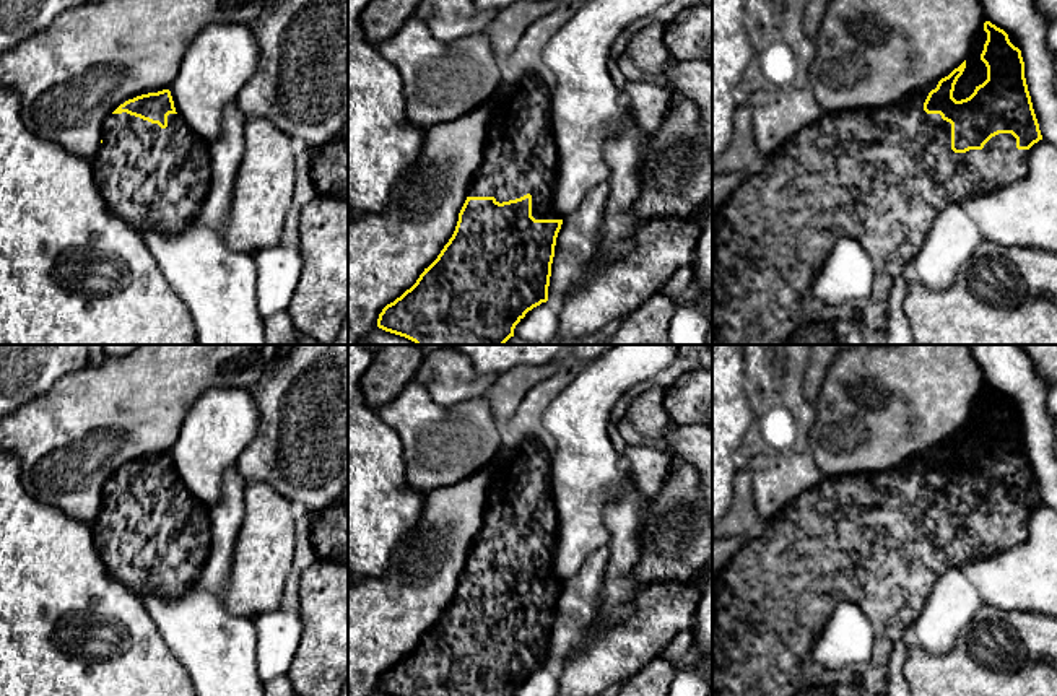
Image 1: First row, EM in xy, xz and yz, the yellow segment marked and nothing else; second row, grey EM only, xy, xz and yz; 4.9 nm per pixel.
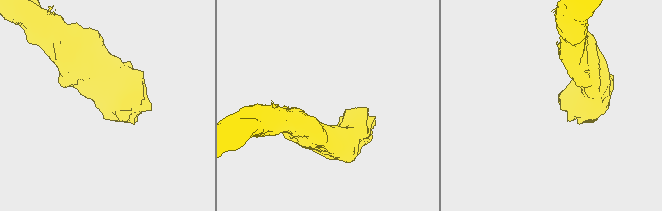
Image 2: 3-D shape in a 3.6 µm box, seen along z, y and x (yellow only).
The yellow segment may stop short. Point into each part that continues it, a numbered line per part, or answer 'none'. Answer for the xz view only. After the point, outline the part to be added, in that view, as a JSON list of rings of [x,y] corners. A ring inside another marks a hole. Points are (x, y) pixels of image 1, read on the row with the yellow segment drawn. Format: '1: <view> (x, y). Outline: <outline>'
1: xz (521, 156). Outline: [[[535,73],[512,85],[512,93],[488,125],[485,159],[470,185],[468,197],[494,197],[502,203],[530,194],[535,220],[563,220],[553,203],[558,151],[550,114],[550,93],[551,88]]]

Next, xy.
1: xy (148, 176). Outline: [[[127,112],[111,114],[101,140],[91,166],[99,192],[112,215],[138,233],[153,226],[179,233],[197,220],[210,189],[210,143],[195,133],[179,114],[167,115],[166,128]]]

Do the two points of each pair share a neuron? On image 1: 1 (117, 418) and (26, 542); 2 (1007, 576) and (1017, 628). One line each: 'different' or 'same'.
1: different
2: different

